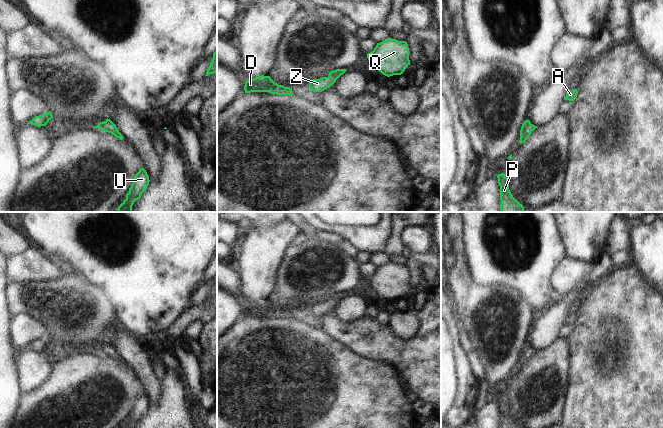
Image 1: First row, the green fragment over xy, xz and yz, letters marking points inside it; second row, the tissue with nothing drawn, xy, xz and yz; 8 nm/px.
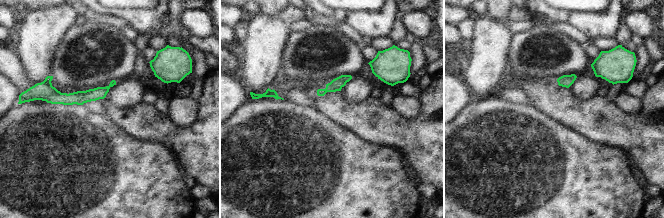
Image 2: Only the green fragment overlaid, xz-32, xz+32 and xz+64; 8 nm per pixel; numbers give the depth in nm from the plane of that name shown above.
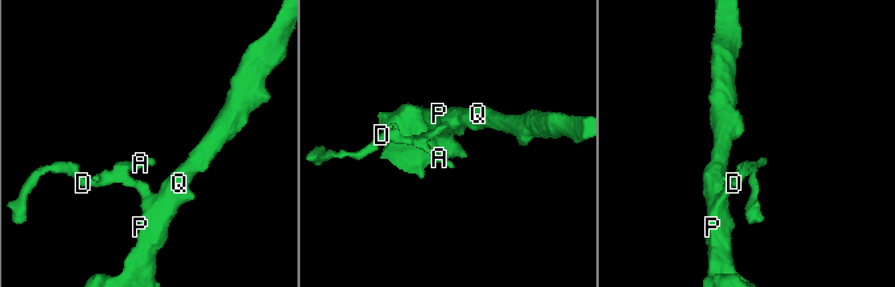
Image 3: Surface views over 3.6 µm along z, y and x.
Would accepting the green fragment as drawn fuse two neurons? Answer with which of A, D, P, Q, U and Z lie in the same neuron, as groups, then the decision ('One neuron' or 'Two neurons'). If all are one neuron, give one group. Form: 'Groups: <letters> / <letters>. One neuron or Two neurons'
Groups: A D P Q U Z. One neuron

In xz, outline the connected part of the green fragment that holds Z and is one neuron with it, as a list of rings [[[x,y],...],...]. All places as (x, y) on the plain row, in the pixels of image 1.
[[[336,293],[334,295],[329,296],[329,299],[327,301],[310,304],[309,312],[311,315],[314,316],[322,316],[332,310],[336,306],[336,304],[346,295],[346,293]]]

